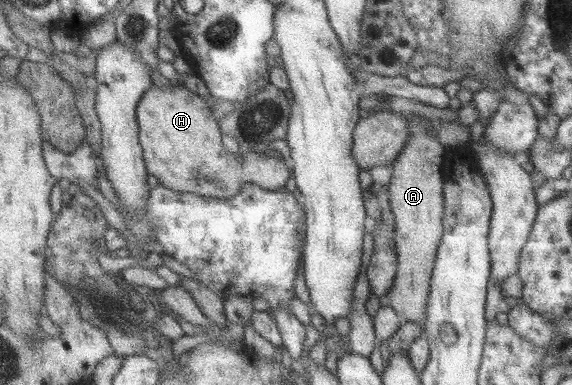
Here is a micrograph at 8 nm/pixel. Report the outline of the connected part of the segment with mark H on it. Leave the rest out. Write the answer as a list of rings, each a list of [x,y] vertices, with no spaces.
[[[175,83],[173,89],[154,86],[141,101],[139,114],[140,137],[150,173],[158,178],[160,184],[172,190],[199,194],[207,199],[226,200],[243,193],[247,185],[257,184],[273,191],[286,189],[285,186],[293,178],[293,168],[287,166],[285,159],[279,159],[279,156],[271,157],[257,151],[244,155],[229,152],[223,144],[223,130],[214,110],[209,107],[205,97],[199,96],[194,90],[179,87]]]

